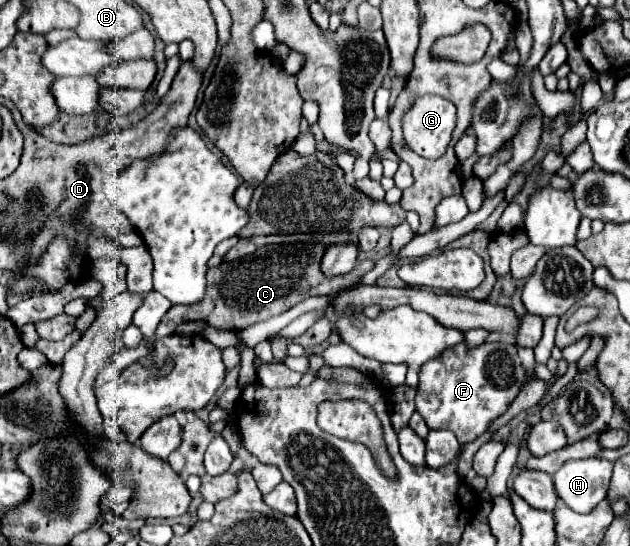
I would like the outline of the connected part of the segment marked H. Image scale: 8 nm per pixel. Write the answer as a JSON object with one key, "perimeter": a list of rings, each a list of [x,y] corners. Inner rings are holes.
{"perimeter":[[[603,458],[567,460],[555,474],[553,484],[557,496],[575,512],[587,514],[605,500],[613,462]]]}

